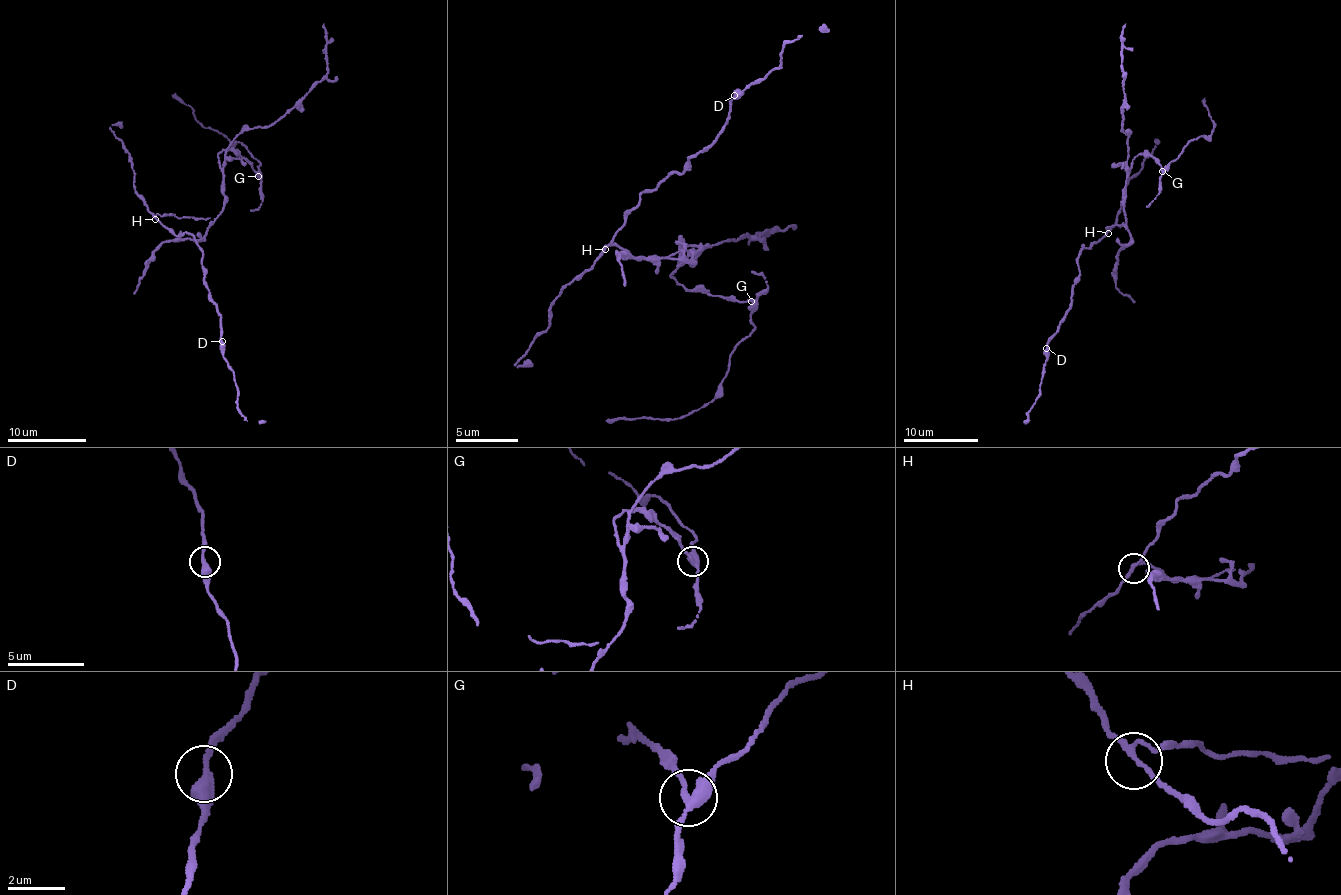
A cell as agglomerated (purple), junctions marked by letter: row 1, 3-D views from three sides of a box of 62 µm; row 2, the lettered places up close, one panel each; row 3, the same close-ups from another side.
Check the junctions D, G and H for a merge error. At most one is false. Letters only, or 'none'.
G

